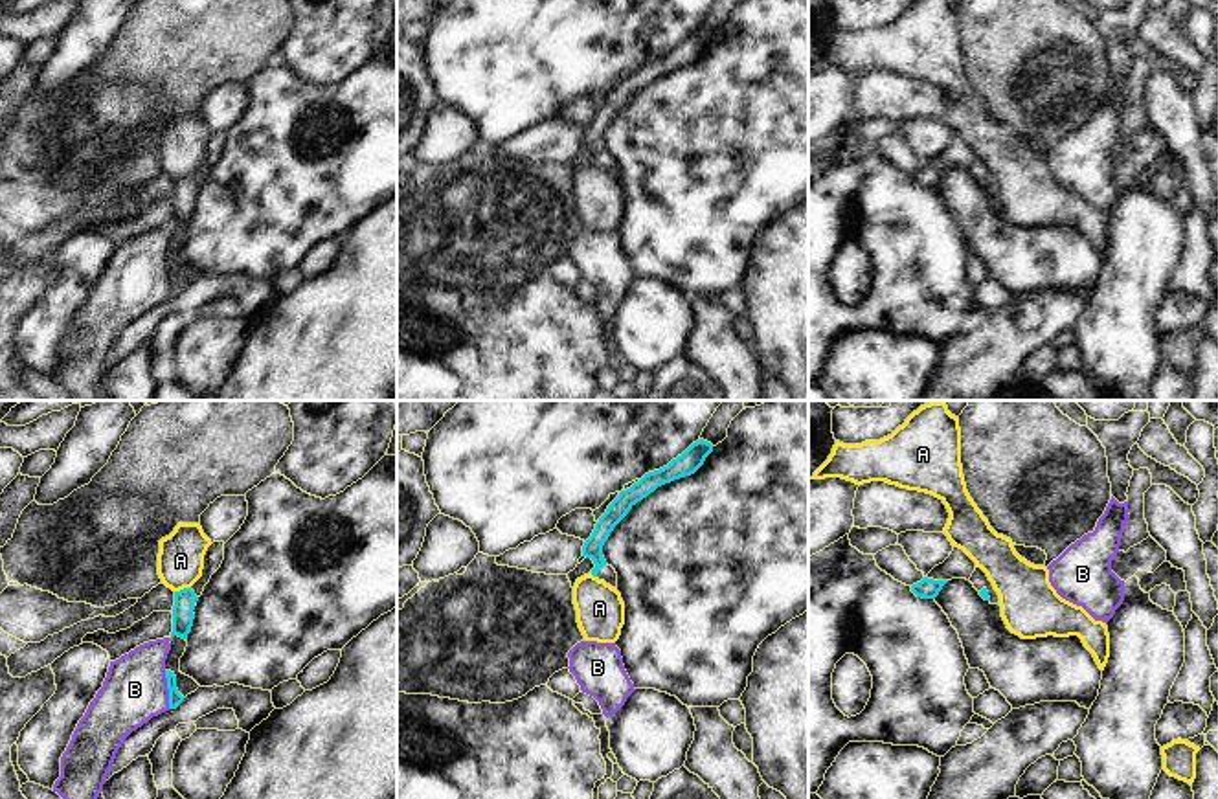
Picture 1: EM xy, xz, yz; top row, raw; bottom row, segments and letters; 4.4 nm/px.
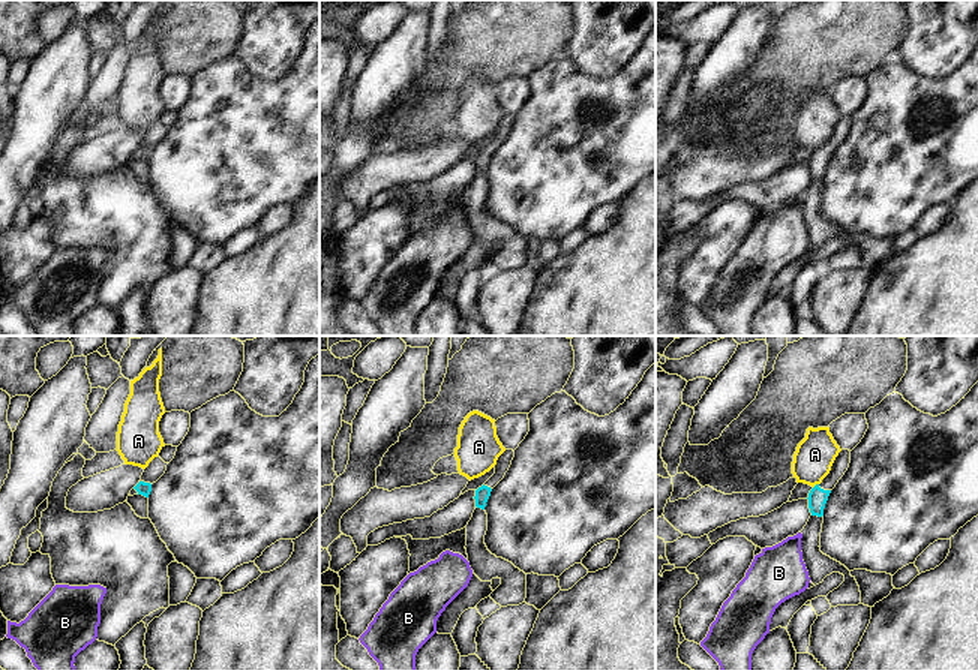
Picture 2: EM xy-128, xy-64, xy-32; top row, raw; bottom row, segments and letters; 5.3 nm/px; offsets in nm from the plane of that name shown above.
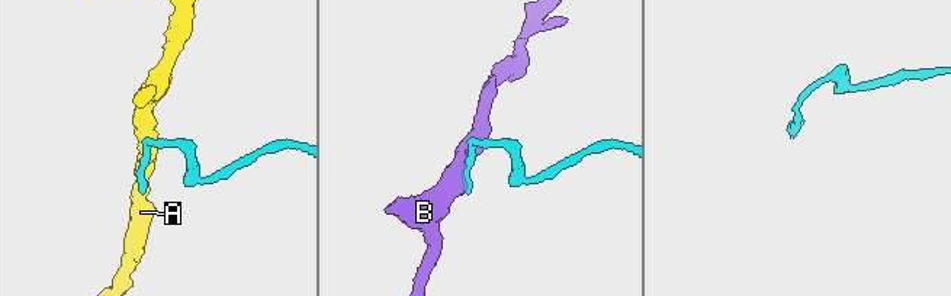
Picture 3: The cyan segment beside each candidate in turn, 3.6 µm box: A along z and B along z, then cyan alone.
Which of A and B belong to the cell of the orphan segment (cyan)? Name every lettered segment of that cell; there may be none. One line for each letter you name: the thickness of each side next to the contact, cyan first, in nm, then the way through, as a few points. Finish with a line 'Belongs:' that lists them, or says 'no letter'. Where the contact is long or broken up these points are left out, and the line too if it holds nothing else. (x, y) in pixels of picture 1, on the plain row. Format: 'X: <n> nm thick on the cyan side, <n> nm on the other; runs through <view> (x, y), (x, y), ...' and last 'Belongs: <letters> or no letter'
Belongs: no letter

